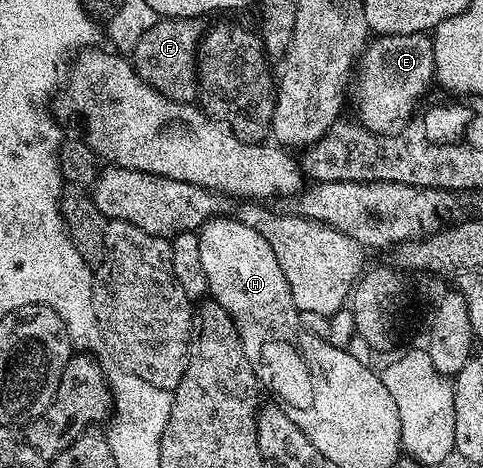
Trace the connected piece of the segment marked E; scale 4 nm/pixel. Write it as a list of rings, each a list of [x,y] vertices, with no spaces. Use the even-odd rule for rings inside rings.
[[[421,32],[375,37],[363,47],[356,60],[356,71],[352,76],[353,115],[368,130],[392,132],[419,111],[418,103],[425,98],[430,83],[435,83],[434,41]]]

